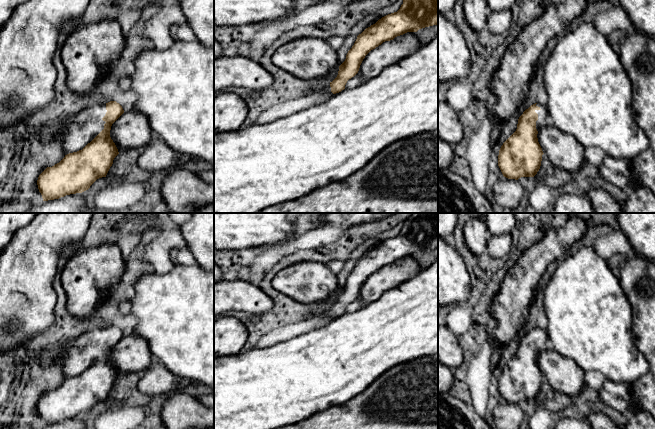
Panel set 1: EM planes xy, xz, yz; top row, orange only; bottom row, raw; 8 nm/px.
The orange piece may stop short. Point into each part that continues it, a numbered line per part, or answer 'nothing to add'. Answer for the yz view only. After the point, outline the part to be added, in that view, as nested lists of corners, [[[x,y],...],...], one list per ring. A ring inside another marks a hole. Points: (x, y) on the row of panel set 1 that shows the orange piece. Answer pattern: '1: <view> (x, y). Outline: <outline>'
1: yz (543, 120). Outline: [[[538,102],[536,106],[540,108],[539,110],[535,110],[535,112],[538,114],[538,120],[536,121],[536,129],[537,131],[539,131],[542,127],[550,125],[550,120],[547,107],[539,104]]]

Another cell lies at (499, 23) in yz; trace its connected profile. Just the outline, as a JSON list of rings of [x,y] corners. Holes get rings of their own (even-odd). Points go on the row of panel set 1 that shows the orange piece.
[[[512,10],[490,12],[487,27],[493,34],[504,36],[511,28]]]

